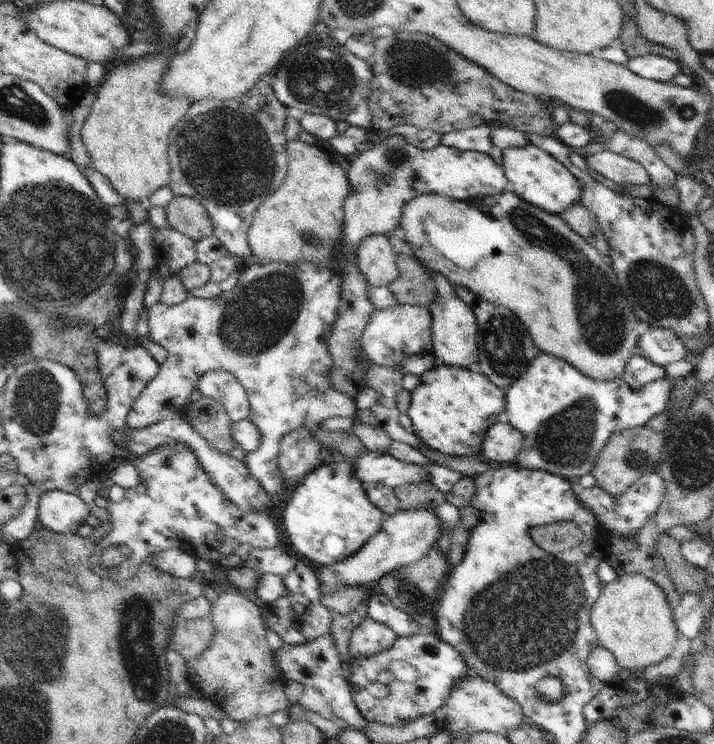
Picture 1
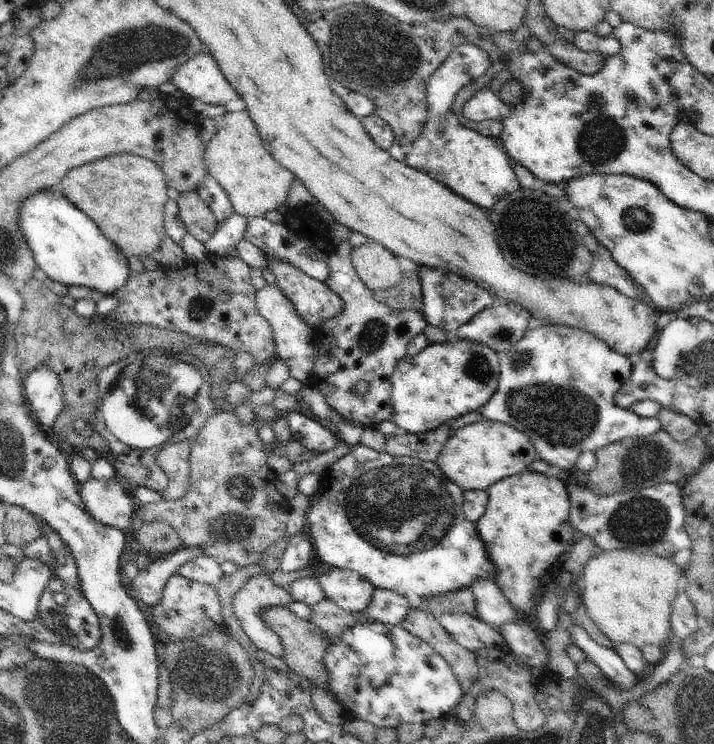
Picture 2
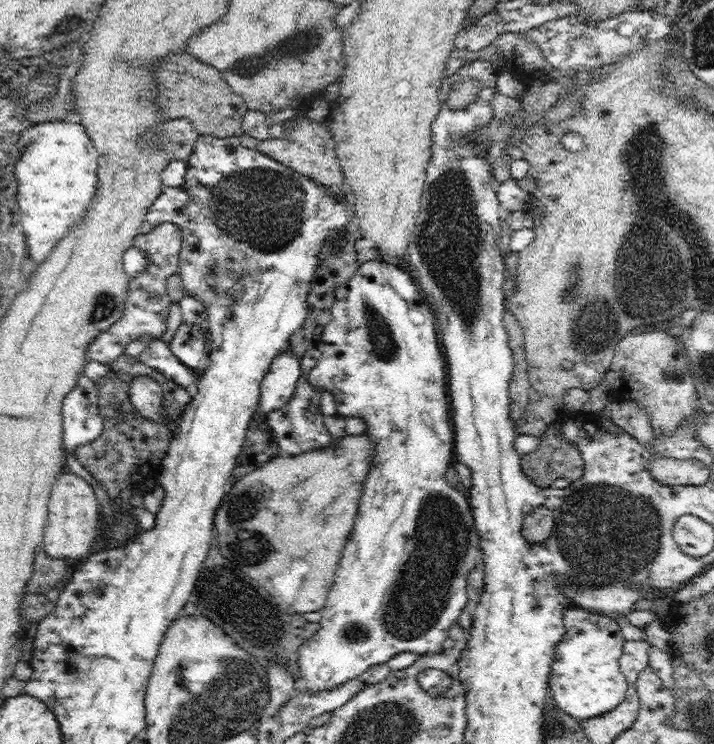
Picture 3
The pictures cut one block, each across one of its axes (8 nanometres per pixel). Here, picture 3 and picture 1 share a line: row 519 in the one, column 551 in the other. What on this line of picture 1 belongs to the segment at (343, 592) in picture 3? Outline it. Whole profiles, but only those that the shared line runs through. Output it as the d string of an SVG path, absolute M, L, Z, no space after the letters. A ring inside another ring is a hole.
M539 354L530 362L521 377L505 390L505 411L508 414L502 414L502 420L507 420L506 423L517 428L524 436L522 450L513 462L520 468L549 472L576 483L579 478L592 472L600 451L613 432L644 427L650 418L663 413L677 380L691 374L694 367L694 356L689 354L666 366L666 378L650 382L642 390L632 390L622 377L606 382L594 380L565 360L558 360L556 356L548 354Z

